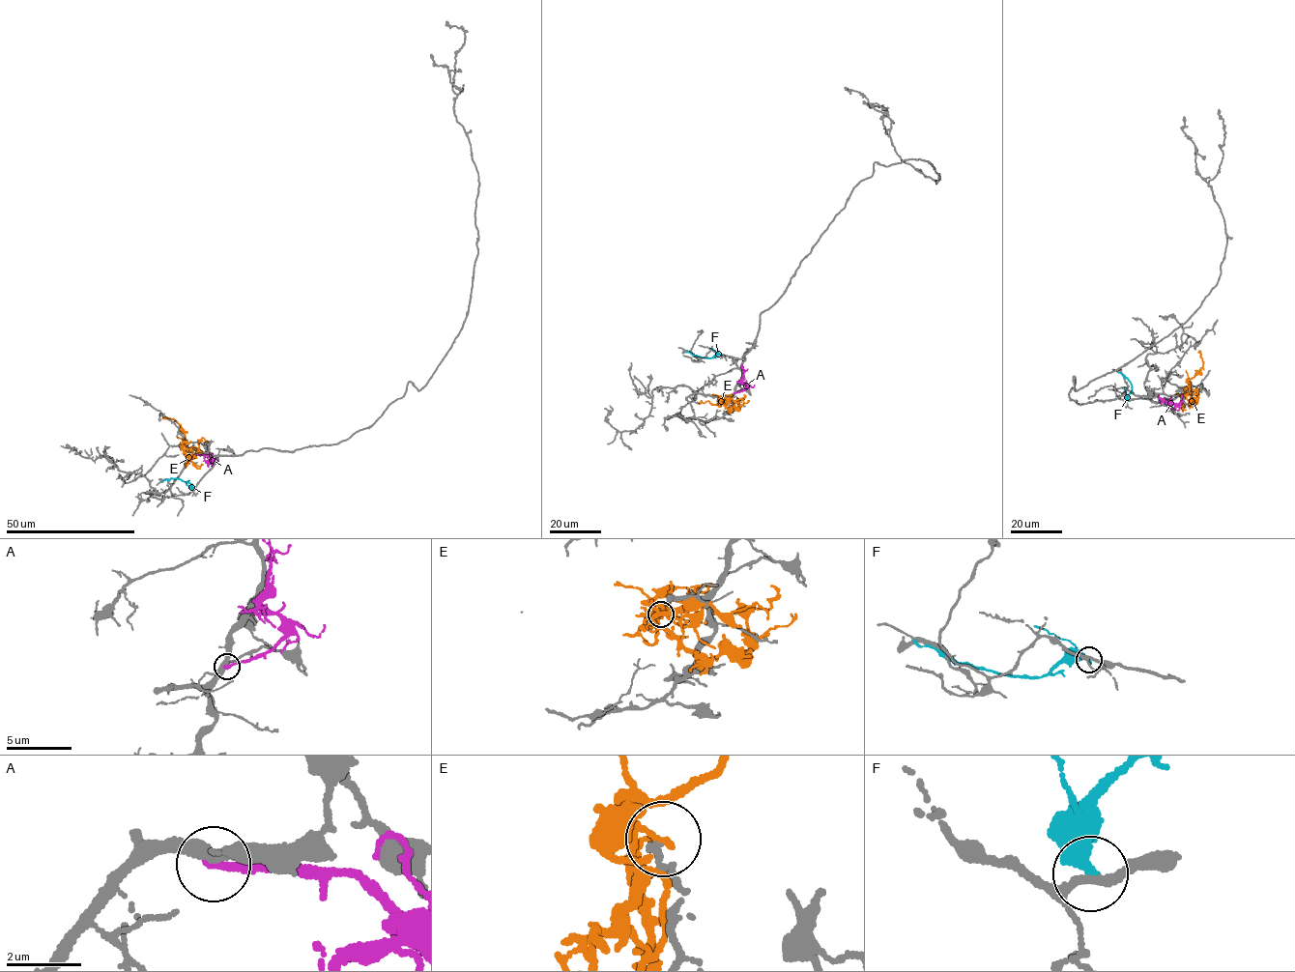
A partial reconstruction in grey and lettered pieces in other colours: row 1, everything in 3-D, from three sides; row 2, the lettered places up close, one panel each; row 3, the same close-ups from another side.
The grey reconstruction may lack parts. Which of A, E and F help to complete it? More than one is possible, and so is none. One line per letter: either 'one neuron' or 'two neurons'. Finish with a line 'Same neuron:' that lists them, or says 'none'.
A: two neurons
E: two neurons
F: two neurons
Same neuron: none

